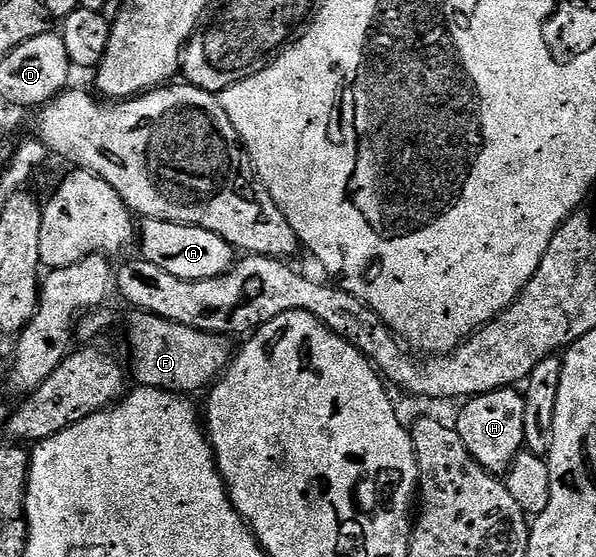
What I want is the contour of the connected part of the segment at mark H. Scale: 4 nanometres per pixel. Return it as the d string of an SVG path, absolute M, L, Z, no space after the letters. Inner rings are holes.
M517 387L501 388L488 394L469 397L458 412L456 427L460 438L464 438L464 446L468 446L468 454L472 454L472 458L476 458L476 462L480 462L480 466L484 466L484 470L493 476L505 477L512 462L525 449L525 401L525 395Z

